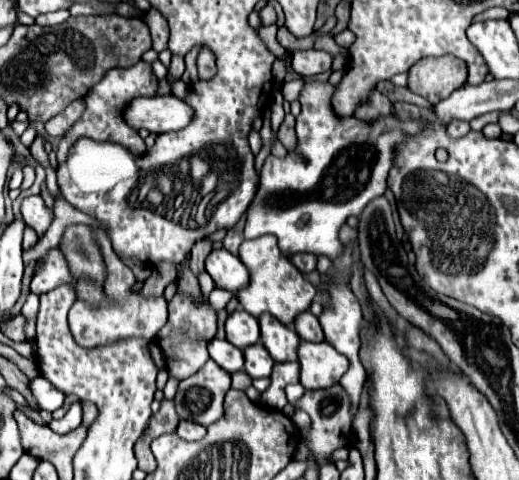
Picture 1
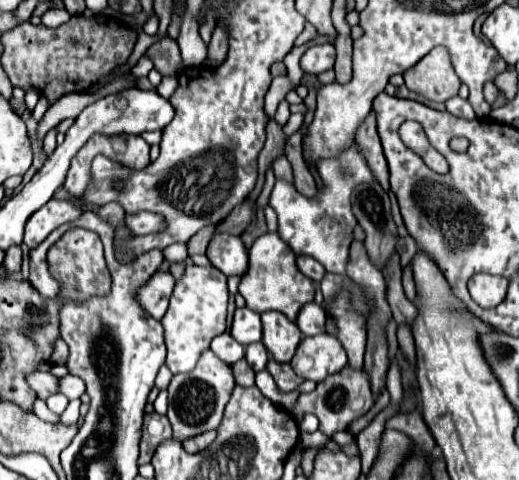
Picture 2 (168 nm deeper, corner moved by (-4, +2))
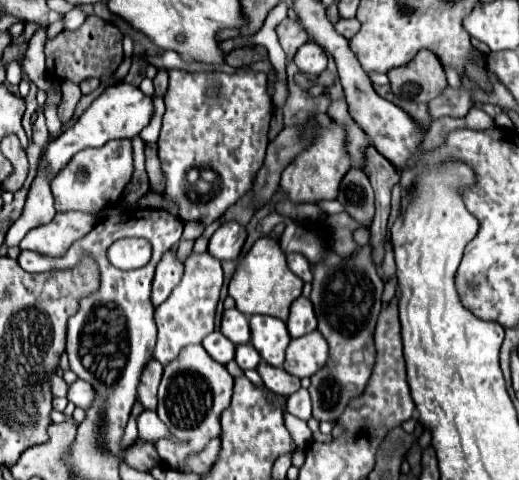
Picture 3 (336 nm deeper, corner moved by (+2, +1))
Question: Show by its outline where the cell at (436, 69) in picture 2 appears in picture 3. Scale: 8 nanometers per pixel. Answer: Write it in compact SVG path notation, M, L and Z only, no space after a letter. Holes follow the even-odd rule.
M425 48L417 52L417 56L409 64L389 70L387 76L393 94L401 98L405 98L407 94L407 98L415 102L429 102L437 98L447 86L439 58Z

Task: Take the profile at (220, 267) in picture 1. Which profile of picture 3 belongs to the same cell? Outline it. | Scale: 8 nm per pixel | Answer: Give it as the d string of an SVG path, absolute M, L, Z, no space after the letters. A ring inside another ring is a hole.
M235 220L223 222L215 234L209 240L209 254L217 260L235 260L245 244L247 232L245 226L241 226Z

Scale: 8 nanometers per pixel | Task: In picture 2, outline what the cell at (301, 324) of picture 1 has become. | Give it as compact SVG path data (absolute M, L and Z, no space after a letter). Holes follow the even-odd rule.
M307 303L297 317L297 327L299 331L307 335L319 335L325 333L325 323L327 323L327 313L321 305L317 303Z

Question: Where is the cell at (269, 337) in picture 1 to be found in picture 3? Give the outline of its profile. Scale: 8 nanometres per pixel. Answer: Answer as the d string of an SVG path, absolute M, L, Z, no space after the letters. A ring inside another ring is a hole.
M253 316L251 324L251 344L271 366L281 366L285 362L285 348L289 346L289 332L283 320L269 316Z

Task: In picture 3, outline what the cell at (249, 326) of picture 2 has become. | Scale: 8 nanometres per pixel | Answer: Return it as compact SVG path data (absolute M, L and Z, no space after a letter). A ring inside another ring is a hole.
M237 308L225 310L221 316L221 332L233 342L233 344L247 344L251 340L251 328L249 318L241 314Z

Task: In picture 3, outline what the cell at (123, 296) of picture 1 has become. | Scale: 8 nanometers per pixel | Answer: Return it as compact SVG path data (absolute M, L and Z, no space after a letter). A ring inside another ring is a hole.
M167 250L161 258L161 262L157 264L157 272L153 278L153 292L151 292L151 300L155 306L163 304L171 290L181 282L183 276L183 262L179 262L177 254L173 250Z

